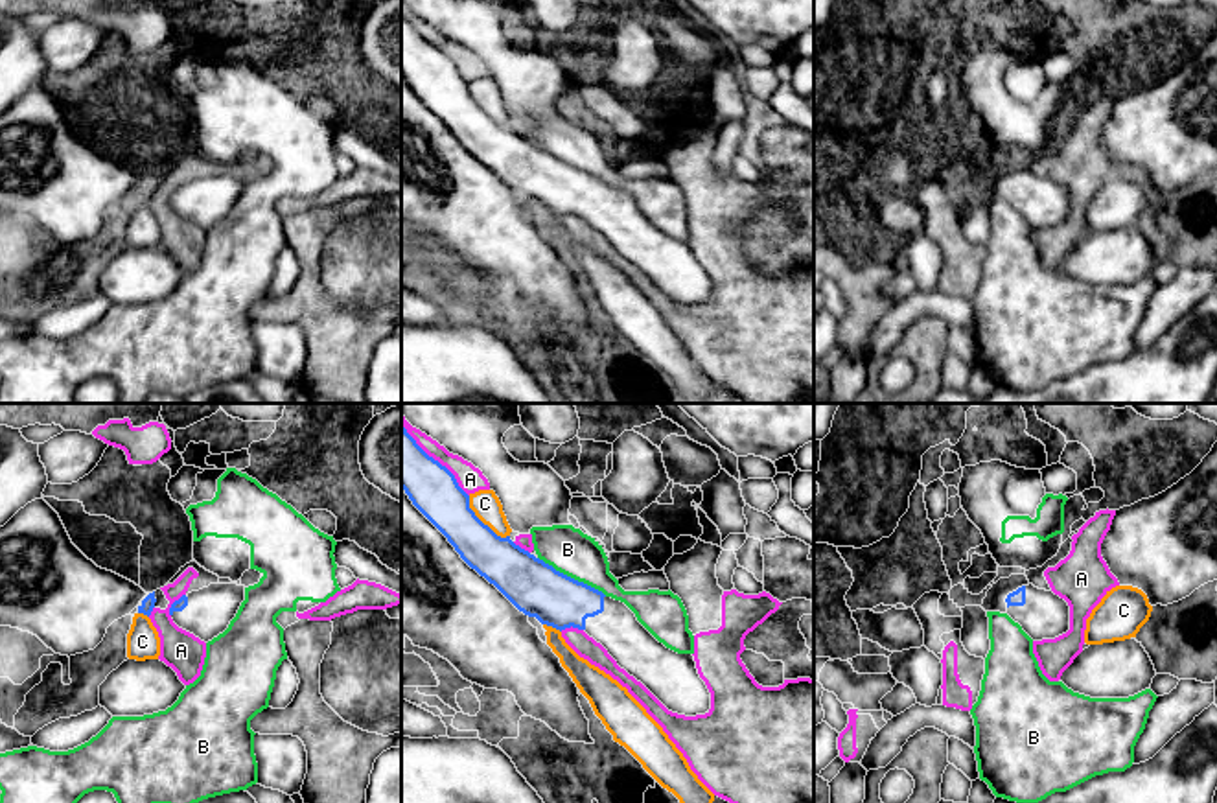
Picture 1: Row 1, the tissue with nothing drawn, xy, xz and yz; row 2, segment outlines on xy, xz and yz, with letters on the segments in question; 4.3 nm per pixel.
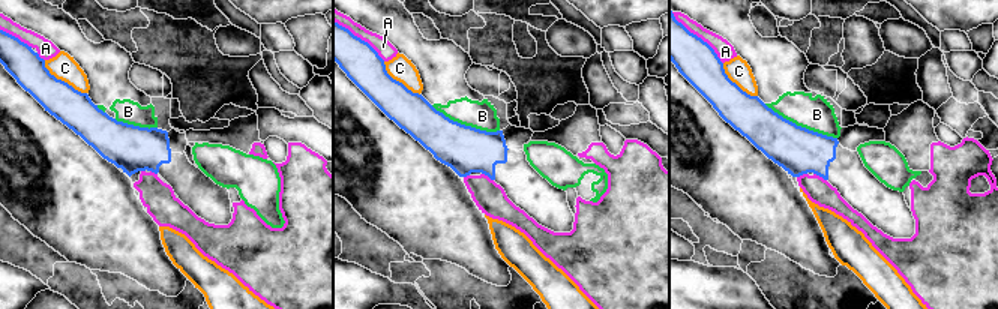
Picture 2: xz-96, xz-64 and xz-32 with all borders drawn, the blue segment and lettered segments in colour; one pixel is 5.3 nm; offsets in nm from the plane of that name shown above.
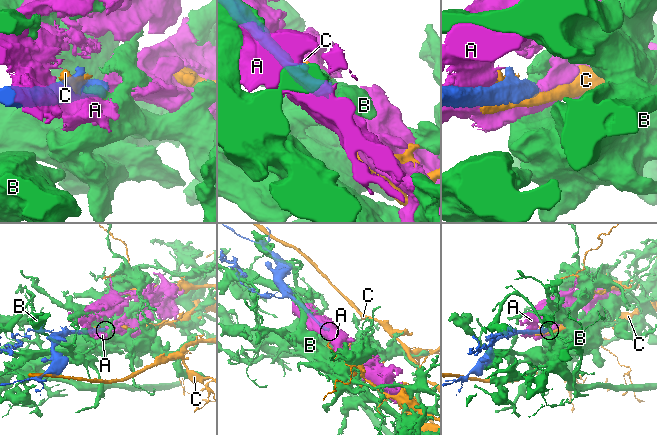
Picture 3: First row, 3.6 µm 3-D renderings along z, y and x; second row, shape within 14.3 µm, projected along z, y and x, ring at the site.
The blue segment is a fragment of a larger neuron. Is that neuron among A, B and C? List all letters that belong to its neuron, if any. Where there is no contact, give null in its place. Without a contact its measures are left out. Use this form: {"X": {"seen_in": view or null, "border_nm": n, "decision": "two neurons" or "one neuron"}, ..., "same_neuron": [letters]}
{"A": {"seen_in": "xz", "border_nm": 440, "decision": "two neurons"}, "B": {"seen_in": "xz", "border_nm": 340, "decision": "two neurons"}, "C": {"seen_in": "xz", "border_nm": 260, "decision": "two neurons"}, "same_neuron": []}

